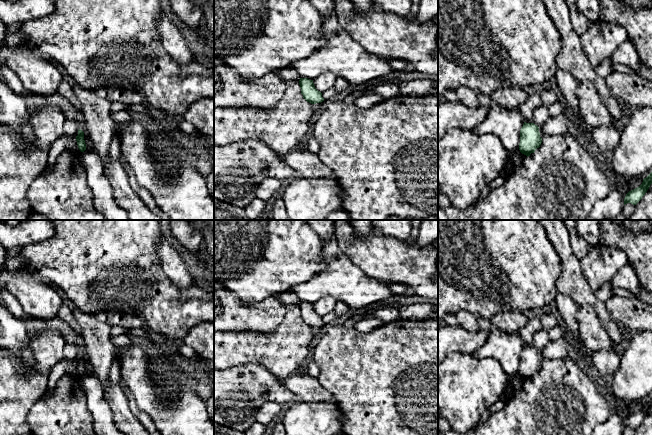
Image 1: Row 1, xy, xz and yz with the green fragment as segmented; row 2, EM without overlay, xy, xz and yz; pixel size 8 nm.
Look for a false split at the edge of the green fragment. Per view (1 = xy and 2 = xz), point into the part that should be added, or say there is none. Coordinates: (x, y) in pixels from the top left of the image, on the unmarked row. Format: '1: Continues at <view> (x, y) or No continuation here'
1: No continuation here
2: No continuation here

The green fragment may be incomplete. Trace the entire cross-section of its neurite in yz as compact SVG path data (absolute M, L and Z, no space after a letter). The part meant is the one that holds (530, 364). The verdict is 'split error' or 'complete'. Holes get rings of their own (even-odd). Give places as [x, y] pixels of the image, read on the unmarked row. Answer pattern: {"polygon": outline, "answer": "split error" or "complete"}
{"polygon": "M524 346L520 354L519 374L527 381L540 371L542 362L540 361L539 351L534 347Z", "answer": "complete"}

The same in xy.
{"polygon": "M81 353L78 354L78 359L76 360L76 365L77 365L79 374L81 376L84 376L86 374L86 368L85 368L85 364L84 364L84 356Z", "answer": "complete"}

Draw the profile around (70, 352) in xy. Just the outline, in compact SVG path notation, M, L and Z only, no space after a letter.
M65 344L63 350L63 358L67 361L76 361L77 349L73 345Z

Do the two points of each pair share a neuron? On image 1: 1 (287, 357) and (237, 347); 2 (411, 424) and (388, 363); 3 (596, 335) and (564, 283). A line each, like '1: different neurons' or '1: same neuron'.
1: same neuron
2: same neuron
3: different neurons

